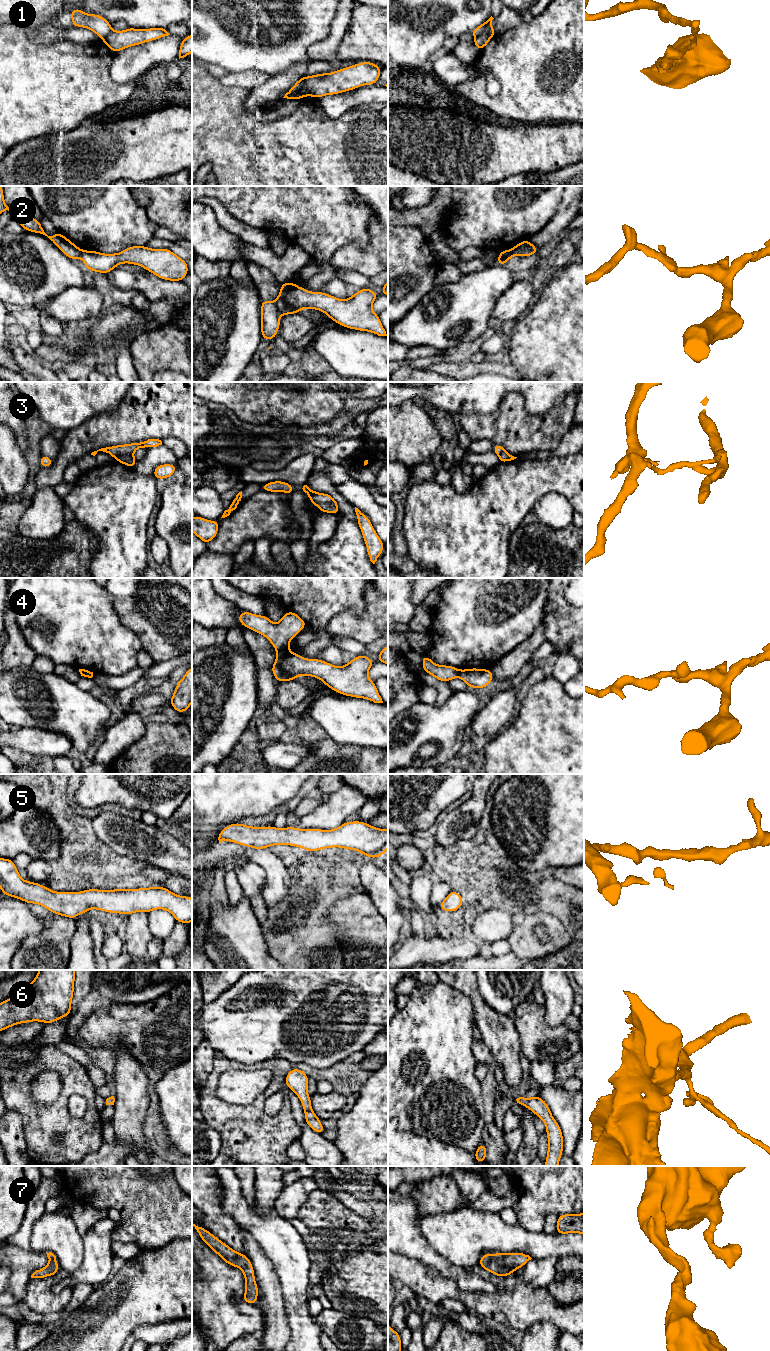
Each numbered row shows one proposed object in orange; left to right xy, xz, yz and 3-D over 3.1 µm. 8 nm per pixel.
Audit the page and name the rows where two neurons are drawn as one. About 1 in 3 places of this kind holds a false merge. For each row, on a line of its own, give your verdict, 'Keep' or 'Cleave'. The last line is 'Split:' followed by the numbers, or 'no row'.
1: Cleave
2: Cleave
3: Cleave
4: Cleave
5: Keep
6: Keep
7: Keep
Split: 1, 2, 3, 4

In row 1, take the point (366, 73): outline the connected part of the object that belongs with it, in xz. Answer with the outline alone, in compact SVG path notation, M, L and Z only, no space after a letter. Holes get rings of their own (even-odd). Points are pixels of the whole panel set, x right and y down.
M363 61L332 73L315 74L307 77L304 87L308 95L320 98L354 90L364 85L375 84L381 74L377 64Z

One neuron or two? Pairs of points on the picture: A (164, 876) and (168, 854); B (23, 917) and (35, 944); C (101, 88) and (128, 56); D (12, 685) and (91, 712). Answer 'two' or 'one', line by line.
A: two
B: two
C: two
D: one

